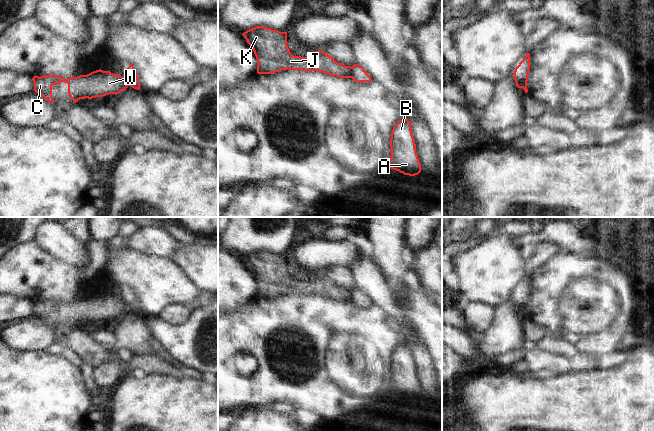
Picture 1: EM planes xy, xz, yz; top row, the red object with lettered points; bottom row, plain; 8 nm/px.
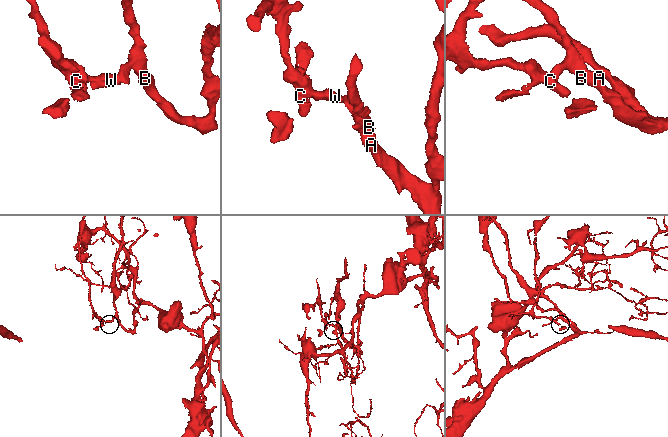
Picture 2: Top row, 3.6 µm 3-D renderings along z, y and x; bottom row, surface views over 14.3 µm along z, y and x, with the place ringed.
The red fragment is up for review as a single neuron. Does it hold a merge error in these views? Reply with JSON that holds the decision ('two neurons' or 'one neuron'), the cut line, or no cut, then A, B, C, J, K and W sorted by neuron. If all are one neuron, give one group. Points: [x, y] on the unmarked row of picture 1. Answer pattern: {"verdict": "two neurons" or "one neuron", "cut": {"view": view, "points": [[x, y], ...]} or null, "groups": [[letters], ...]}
{"verdict": "two neurons", "cut": {"view": "xz", "points": [[351, 291], [352, 301]]}, "groups": [["A", "B"], ["C", "J", "K", "W"]]}

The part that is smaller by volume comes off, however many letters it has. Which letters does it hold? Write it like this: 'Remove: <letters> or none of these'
Remove: C, J, K, W.

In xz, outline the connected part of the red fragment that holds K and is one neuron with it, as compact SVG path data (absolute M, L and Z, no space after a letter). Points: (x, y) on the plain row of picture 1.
M264 250L247 254L242 258L253 273L257 288L258 298L274 298L275 296L292 293L300 295L317 295L339 302L352 302L352 291L336 286L333 281L324 275L315 275L310 281L294 280L287 269L287 256L279 256Z

